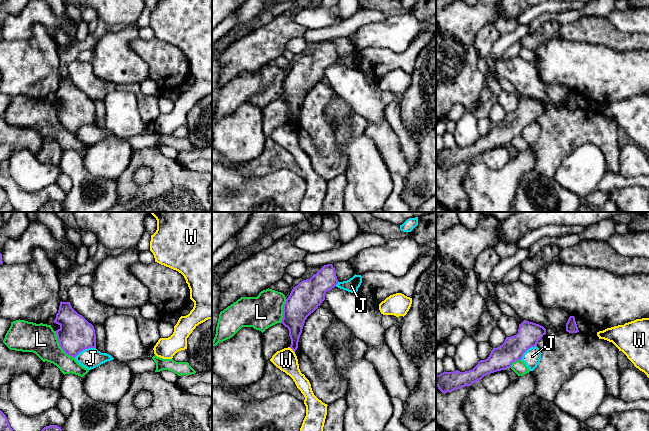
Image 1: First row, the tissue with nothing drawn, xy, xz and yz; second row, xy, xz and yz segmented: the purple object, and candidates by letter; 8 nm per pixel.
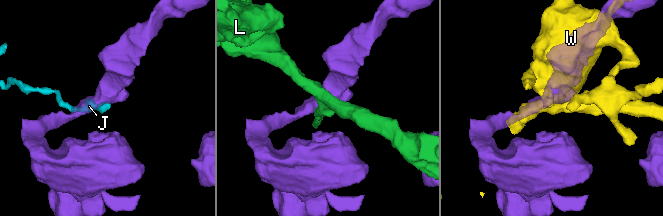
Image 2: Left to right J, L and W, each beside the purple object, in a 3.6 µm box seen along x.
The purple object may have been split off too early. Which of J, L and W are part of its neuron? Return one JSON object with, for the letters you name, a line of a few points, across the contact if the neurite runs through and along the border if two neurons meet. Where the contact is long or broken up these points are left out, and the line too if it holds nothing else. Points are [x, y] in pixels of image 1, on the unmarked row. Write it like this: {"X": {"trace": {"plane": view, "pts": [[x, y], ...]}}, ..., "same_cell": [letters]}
{"same_cell": []}

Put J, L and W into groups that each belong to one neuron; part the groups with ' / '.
J / L / W

